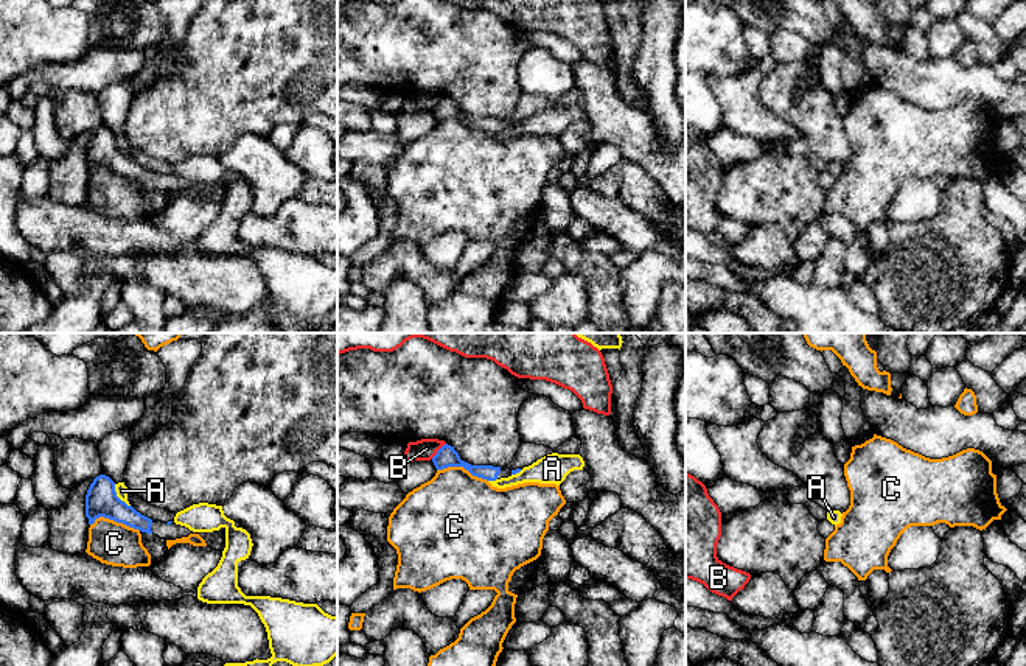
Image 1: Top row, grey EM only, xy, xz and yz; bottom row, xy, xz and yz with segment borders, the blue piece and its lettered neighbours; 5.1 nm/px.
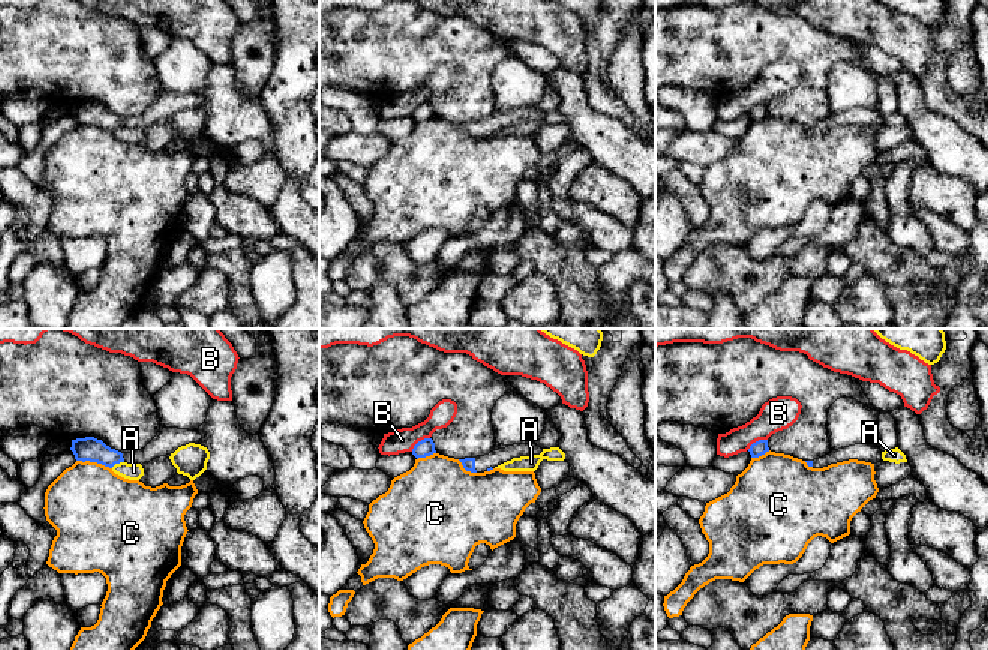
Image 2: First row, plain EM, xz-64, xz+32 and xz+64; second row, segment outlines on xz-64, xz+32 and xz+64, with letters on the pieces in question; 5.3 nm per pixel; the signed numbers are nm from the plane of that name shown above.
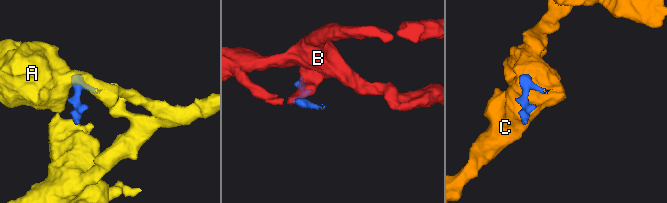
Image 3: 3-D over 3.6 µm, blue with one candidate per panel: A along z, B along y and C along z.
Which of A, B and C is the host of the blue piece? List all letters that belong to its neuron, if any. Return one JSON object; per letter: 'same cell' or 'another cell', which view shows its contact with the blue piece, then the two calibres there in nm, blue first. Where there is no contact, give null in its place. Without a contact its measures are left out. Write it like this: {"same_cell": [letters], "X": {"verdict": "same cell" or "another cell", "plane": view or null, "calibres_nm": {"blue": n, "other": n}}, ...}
{"same_cell": [], "A": {"verdict": "another cell", "plane": "xy", "calibres_nm": {"blue": 170, "other": 70}}, "B": {"verdict": "another cell", "plane": "xz", "calibres_nm": {"blue": 110, "other": 110}}, "C": {"verdict": "another cell", "plane": "xy", "calibres_nm": {"blue": 170, "other": 220}}}

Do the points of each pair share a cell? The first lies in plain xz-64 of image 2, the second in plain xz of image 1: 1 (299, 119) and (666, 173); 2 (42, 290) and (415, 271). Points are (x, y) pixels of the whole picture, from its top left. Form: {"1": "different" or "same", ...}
{"1": "different", "2": "different"}

